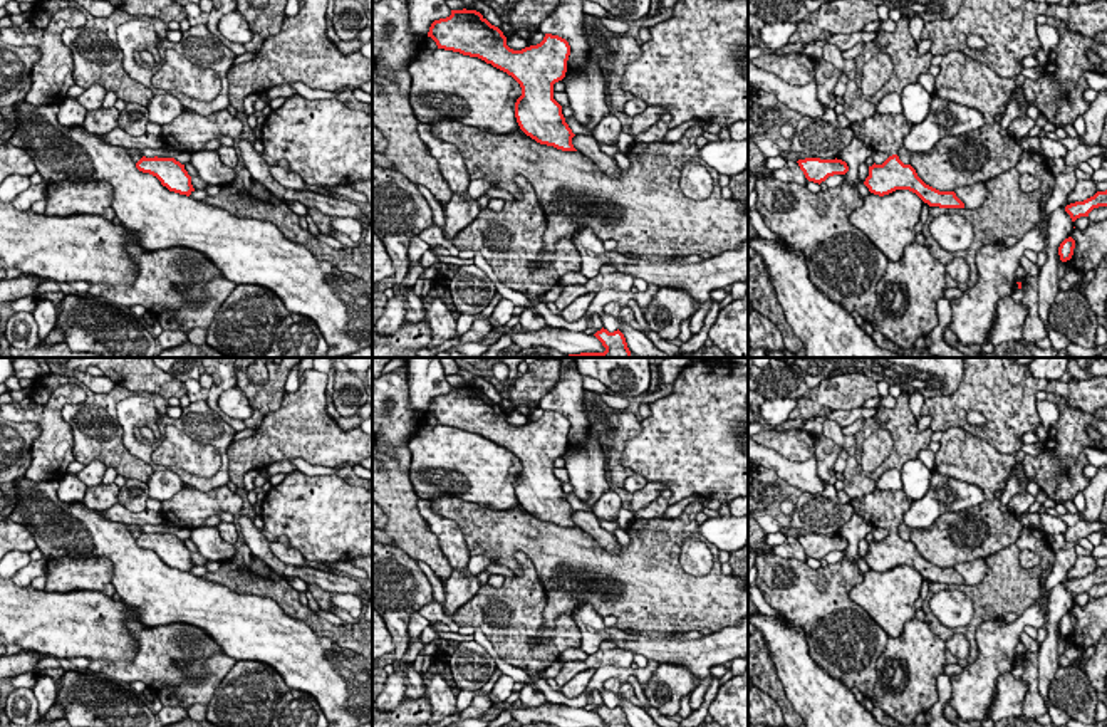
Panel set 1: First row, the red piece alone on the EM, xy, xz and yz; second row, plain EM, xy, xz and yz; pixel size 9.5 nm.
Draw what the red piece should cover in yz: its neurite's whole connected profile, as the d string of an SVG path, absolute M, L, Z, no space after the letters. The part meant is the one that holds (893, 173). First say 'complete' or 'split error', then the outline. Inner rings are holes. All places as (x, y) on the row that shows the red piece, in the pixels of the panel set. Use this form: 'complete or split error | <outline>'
split error | M874 114L860 123L852 123L850 129L855 138L867 144L872 151L882 151L889 158L882 165L869 166L869 176L864 185L871 193L884 196L896 190L909 190L916 193L929 207L964 208L964 203L954 191L939 191L926 185L911 165L904 165L897 151L902 148L904 138L912 124L904 114Z

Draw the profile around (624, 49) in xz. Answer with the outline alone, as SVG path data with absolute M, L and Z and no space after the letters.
M604 27L597 32L599 39L605 42L611 60L607 62L605 102L611 109L624 112L624 106L634 96L621 87L624 67L641 59L641 40L627 34L611 34Z

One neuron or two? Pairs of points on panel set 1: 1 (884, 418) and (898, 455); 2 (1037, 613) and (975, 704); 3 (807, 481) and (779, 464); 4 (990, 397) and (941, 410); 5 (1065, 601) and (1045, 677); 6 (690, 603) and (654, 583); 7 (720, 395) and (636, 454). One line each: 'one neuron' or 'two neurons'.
1: one neuron
2: one neuron
3: one neuron
4: one neuron
5: one neuron
6: one neuron
7: one neuron

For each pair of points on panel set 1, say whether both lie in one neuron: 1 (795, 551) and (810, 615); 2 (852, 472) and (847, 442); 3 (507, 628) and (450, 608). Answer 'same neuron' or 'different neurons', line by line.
1: different neurons
2: same neuron
3: different neurons

